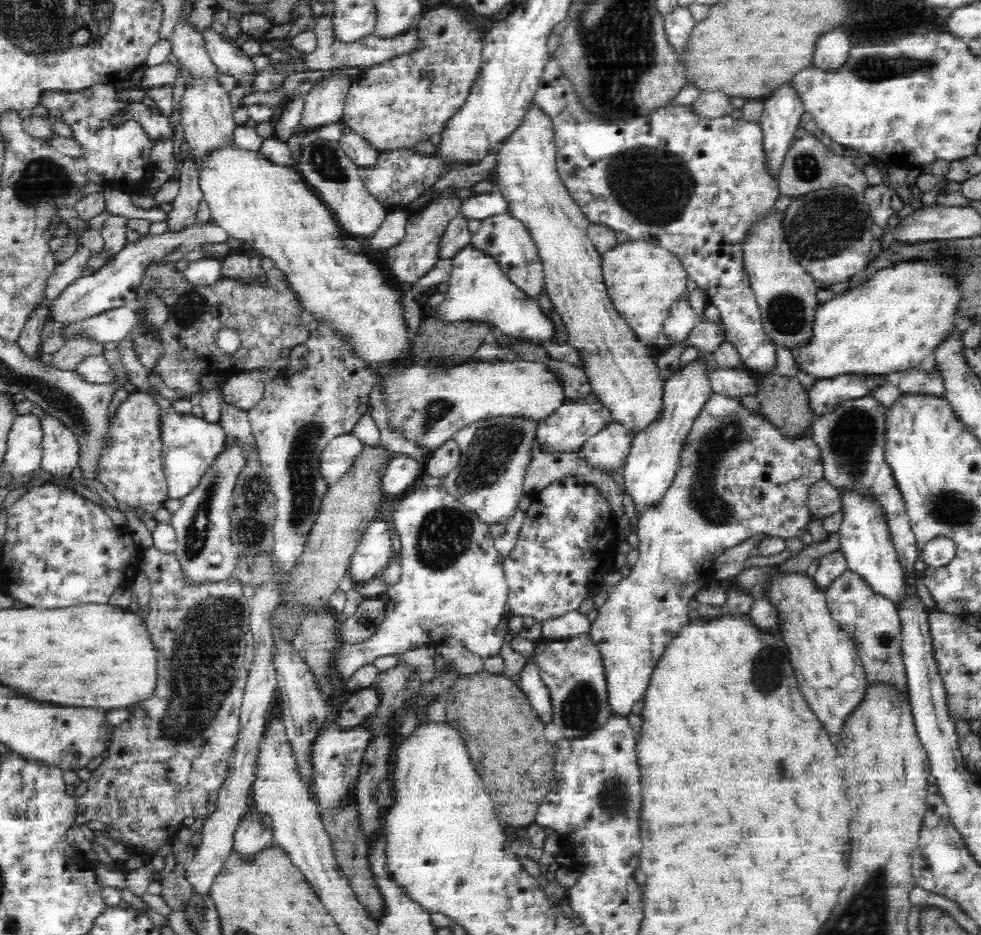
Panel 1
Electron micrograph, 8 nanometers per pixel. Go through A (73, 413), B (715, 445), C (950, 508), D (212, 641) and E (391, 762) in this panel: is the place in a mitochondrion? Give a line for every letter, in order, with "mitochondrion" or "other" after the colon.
A: mitochondrion
B: mitochondrion
C: mitochondrion
D: mitochondrion
E: other

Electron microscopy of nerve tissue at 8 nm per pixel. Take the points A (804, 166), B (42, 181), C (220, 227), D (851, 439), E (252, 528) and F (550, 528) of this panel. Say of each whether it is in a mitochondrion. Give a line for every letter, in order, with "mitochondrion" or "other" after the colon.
A: mitochondrion
B: mitochondrion
C: other
D: mitochondrion
E: mitochondrion
F: other

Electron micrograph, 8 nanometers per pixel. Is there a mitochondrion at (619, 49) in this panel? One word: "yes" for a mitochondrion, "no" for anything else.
yes

